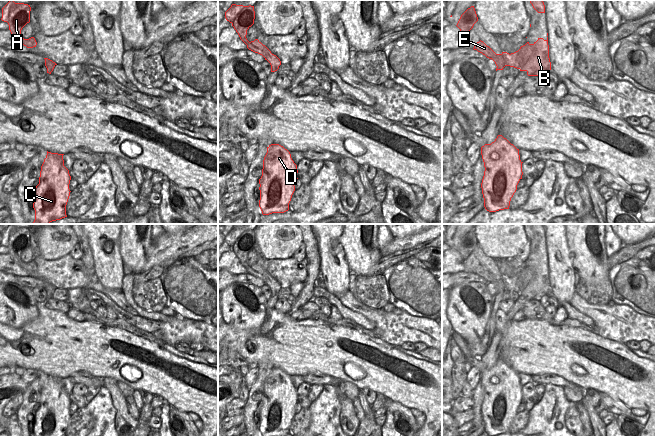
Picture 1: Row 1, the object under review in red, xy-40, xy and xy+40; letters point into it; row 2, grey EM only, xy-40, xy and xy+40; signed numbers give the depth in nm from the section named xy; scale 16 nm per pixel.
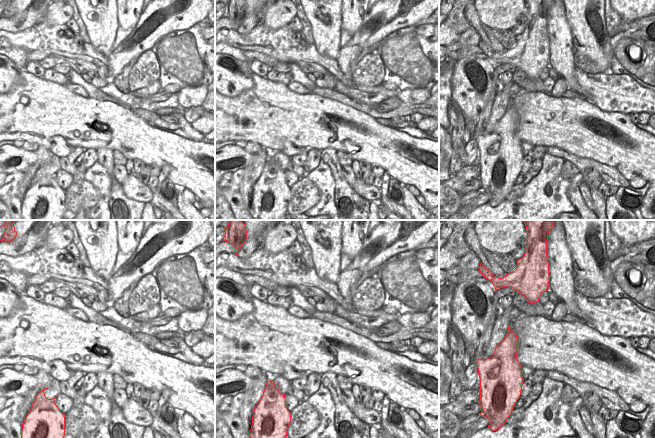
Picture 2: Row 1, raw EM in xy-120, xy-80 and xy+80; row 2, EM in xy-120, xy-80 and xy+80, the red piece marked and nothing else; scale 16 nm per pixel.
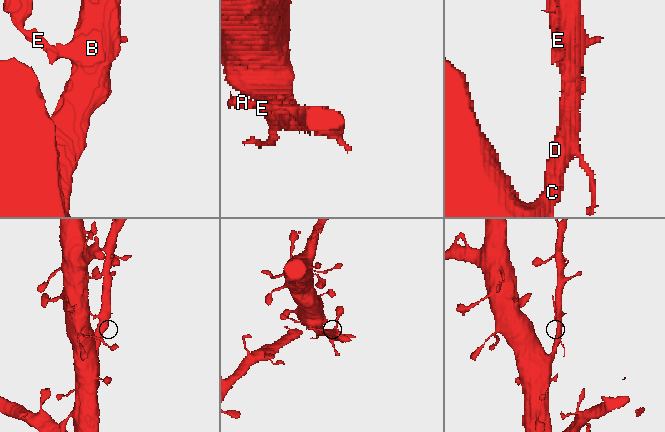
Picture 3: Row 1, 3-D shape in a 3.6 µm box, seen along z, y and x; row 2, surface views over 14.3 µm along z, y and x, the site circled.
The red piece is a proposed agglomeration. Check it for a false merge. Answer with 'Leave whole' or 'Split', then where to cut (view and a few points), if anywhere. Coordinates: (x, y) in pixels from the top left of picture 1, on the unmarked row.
Split. Split along xy (272, 278), (265, 282)

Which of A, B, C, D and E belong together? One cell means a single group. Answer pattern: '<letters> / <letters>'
A E / B C D

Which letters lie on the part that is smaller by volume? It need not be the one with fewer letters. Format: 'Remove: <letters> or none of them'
Remove: A, E

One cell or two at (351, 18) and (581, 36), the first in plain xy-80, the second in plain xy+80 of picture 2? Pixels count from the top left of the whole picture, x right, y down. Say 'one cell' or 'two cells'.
one cell

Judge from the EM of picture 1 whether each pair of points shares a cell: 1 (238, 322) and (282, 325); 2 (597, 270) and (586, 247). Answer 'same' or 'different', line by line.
1: different
2: same

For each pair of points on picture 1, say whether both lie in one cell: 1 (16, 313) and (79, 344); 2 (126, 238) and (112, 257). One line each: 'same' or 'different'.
1: different
2: different

